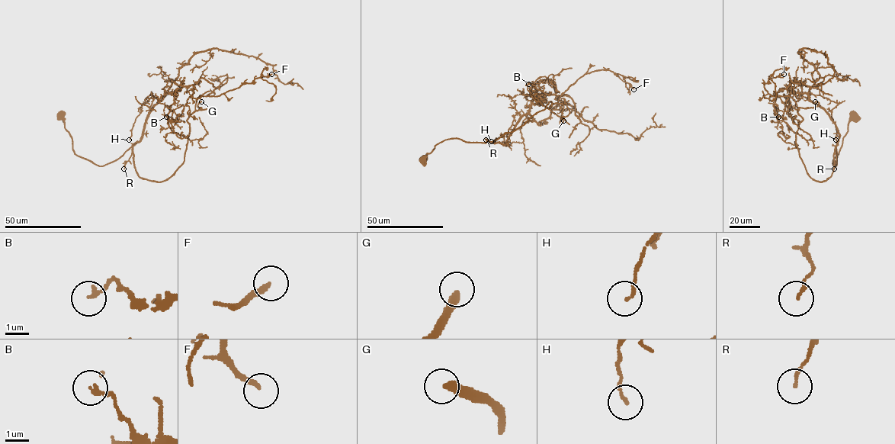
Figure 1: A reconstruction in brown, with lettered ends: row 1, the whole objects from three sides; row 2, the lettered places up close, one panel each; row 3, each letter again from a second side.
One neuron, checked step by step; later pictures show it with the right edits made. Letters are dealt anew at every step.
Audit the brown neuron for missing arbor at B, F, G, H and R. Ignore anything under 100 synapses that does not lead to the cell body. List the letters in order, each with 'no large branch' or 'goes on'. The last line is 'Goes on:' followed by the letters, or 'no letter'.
B: no large branch
F: no large branch
G: goes on
H: no large branch
R: no large branch
Goes on: G

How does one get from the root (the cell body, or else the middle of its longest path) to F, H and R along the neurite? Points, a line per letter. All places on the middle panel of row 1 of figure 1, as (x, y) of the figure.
F: (423, 158), (445, 139), (486, 143), (513, 131), (591, 72), (610, 70), (633, 89)
H: (423, 158), (450, 138), (504, 144), (518, 113), (507, 143), (502, 136), (491, 141)
R: (423, 158), (436, 144), (445, 139), (458, 138), (466, 142), (494, 141), (485, 139)

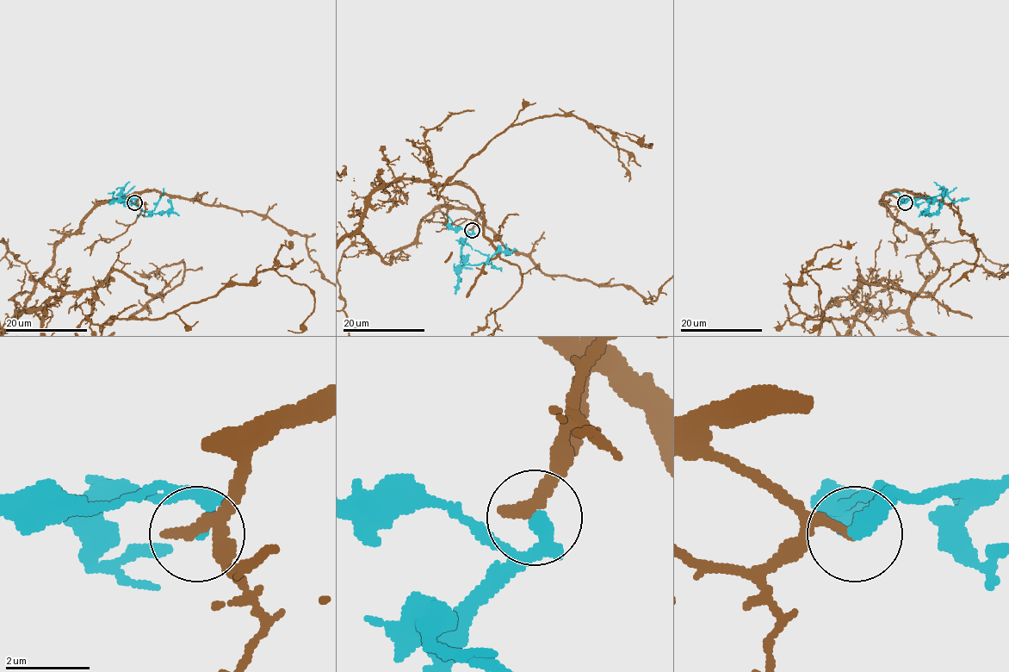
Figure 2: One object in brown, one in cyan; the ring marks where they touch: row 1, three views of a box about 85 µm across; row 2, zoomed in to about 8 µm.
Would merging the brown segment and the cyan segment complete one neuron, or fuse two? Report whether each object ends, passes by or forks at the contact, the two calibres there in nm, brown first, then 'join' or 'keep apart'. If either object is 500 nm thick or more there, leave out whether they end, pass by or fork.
brown ends | cyan ends | 320/360 nm | keep apart

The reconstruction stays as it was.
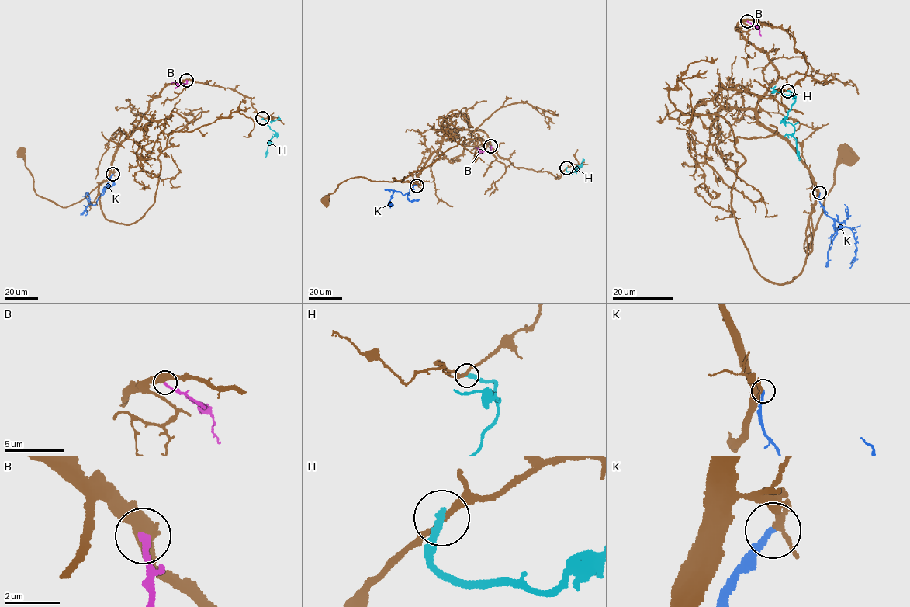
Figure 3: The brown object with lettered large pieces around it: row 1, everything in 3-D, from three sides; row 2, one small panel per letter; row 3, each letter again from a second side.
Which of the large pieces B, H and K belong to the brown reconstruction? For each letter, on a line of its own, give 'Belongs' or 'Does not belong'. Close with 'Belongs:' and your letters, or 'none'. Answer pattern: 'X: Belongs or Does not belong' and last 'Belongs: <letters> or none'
B: Does not belong
H: Does not belong
K: Belongs
Belongs: K

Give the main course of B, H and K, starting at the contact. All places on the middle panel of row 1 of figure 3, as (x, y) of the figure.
B: (490, 146), (489, 150), (475, 147)
H: (566, 168), (566, 171), (572, 171), (580, 166), (569, 175)
K: (416, 185), (413, 185), (404, 195), (395, 190), (389, 203), (392, 206), (389, 202)

